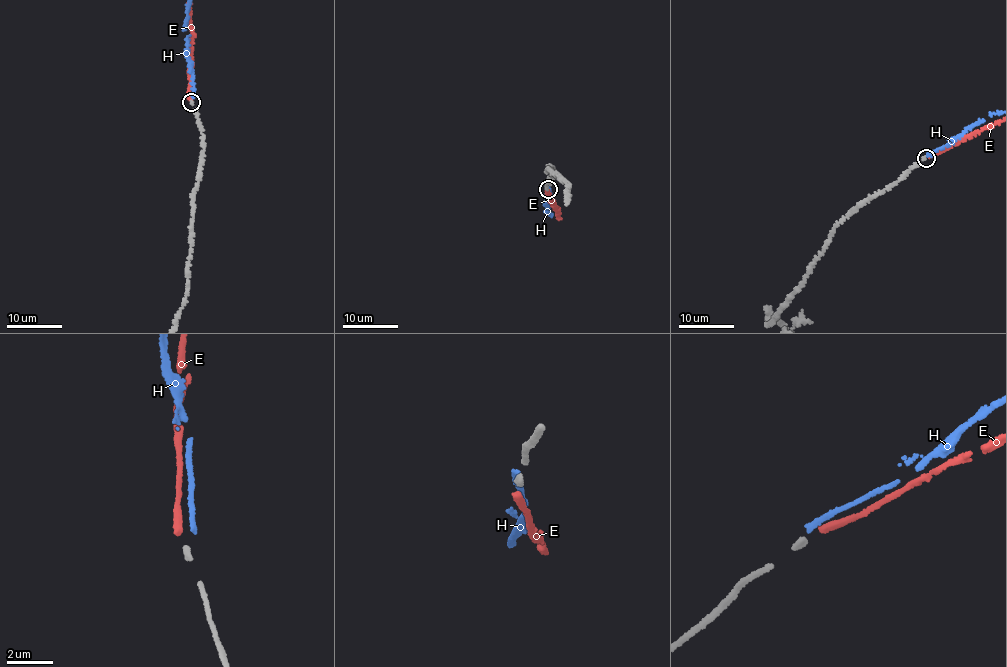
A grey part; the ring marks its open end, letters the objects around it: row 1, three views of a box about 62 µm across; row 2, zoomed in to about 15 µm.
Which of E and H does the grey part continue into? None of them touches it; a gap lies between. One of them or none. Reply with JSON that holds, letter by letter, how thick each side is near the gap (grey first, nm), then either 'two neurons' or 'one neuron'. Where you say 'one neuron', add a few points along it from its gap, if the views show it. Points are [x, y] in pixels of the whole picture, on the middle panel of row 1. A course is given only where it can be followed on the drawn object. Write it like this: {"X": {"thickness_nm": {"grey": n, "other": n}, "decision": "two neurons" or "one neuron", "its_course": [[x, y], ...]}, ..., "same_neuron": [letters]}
{"E": {"thickness_nm": {"grey": 240, "other": 340}, "decision": "two neurons"}, "H": {"thickness_nm": {"grey": 240, "other": 240}, "decision": "two neurons"}, "same_neuron": []}

